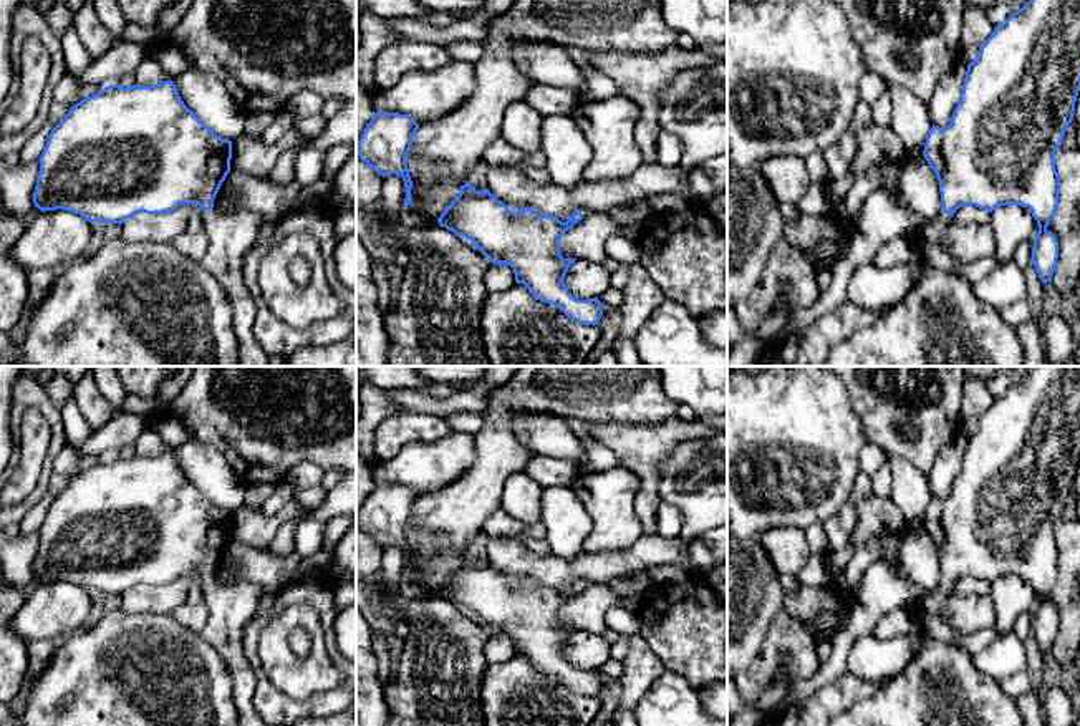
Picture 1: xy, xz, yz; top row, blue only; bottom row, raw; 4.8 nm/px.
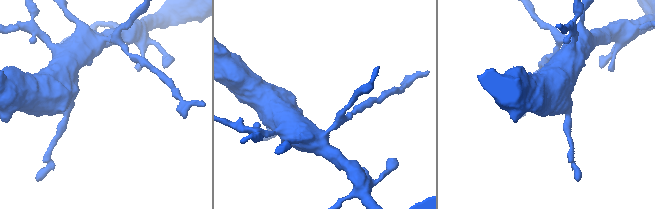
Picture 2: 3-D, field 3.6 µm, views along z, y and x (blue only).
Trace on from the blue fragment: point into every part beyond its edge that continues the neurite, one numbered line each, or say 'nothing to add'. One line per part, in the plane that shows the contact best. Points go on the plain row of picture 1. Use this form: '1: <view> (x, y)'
1: yz (930, 614)

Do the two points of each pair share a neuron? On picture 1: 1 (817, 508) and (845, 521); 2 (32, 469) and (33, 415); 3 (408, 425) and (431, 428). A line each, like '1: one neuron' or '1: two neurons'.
1: two neurons
2: one neuron
3: one neuron

